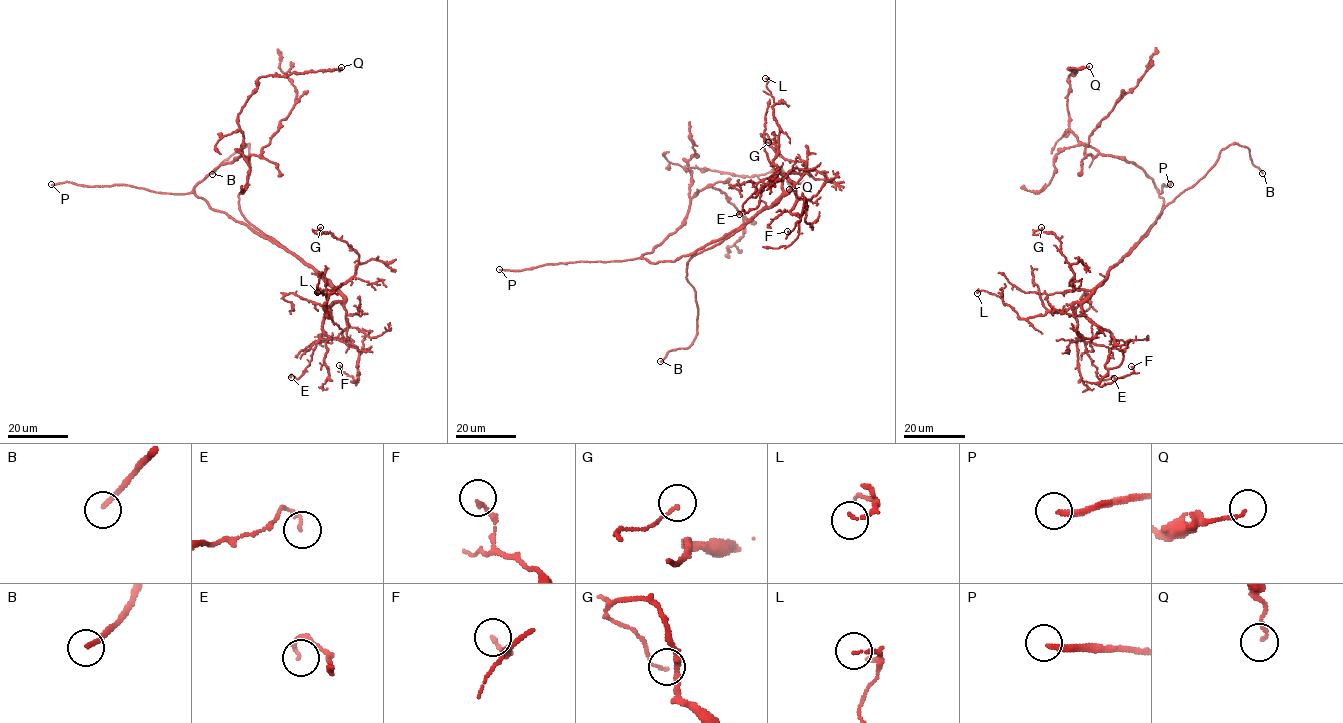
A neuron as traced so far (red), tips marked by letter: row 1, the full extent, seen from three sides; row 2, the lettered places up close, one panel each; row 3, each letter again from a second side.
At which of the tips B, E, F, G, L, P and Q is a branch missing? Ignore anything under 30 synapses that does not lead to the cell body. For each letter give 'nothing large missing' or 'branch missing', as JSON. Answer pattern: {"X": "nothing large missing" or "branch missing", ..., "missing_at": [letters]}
{"B": "branch missing", "E": "nothing large missing", "F": "nothing large missing", "G": "nothing large missing", "L": "nothing large missing", "P": "branch missing", "Q": "nothing large missing", "missing_at": ["B", "P"]}

